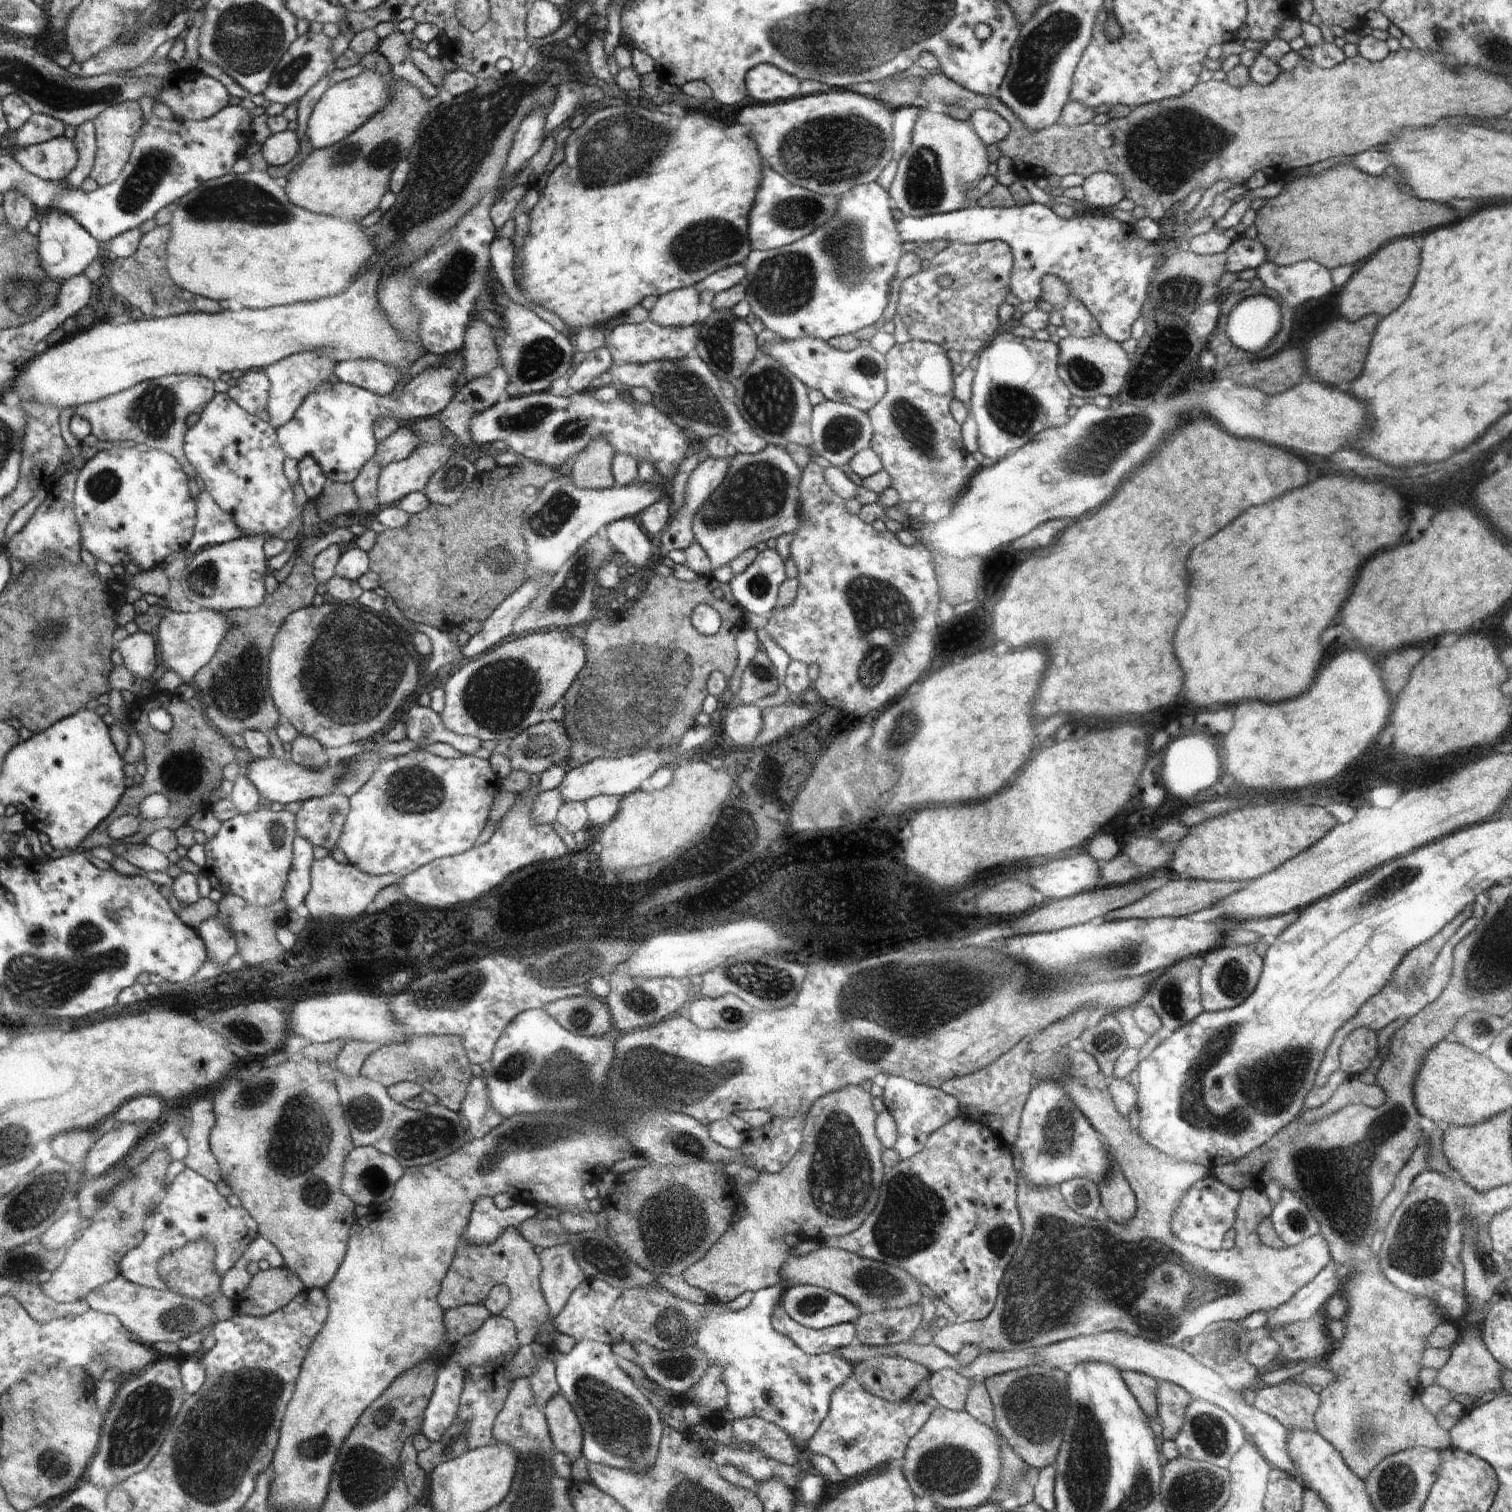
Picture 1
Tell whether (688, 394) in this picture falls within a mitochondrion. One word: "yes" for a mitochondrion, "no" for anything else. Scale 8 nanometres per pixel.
yes

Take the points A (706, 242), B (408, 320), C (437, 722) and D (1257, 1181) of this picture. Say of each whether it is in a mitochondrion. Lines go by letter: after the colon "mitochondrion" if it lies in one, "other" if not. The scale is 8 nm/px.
A: mitochondrion
B: mitochondrion
C: other
D: other

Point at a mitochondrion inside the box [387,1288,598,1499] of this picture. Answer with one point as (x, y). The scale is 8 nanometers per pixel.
(450, 1442)

